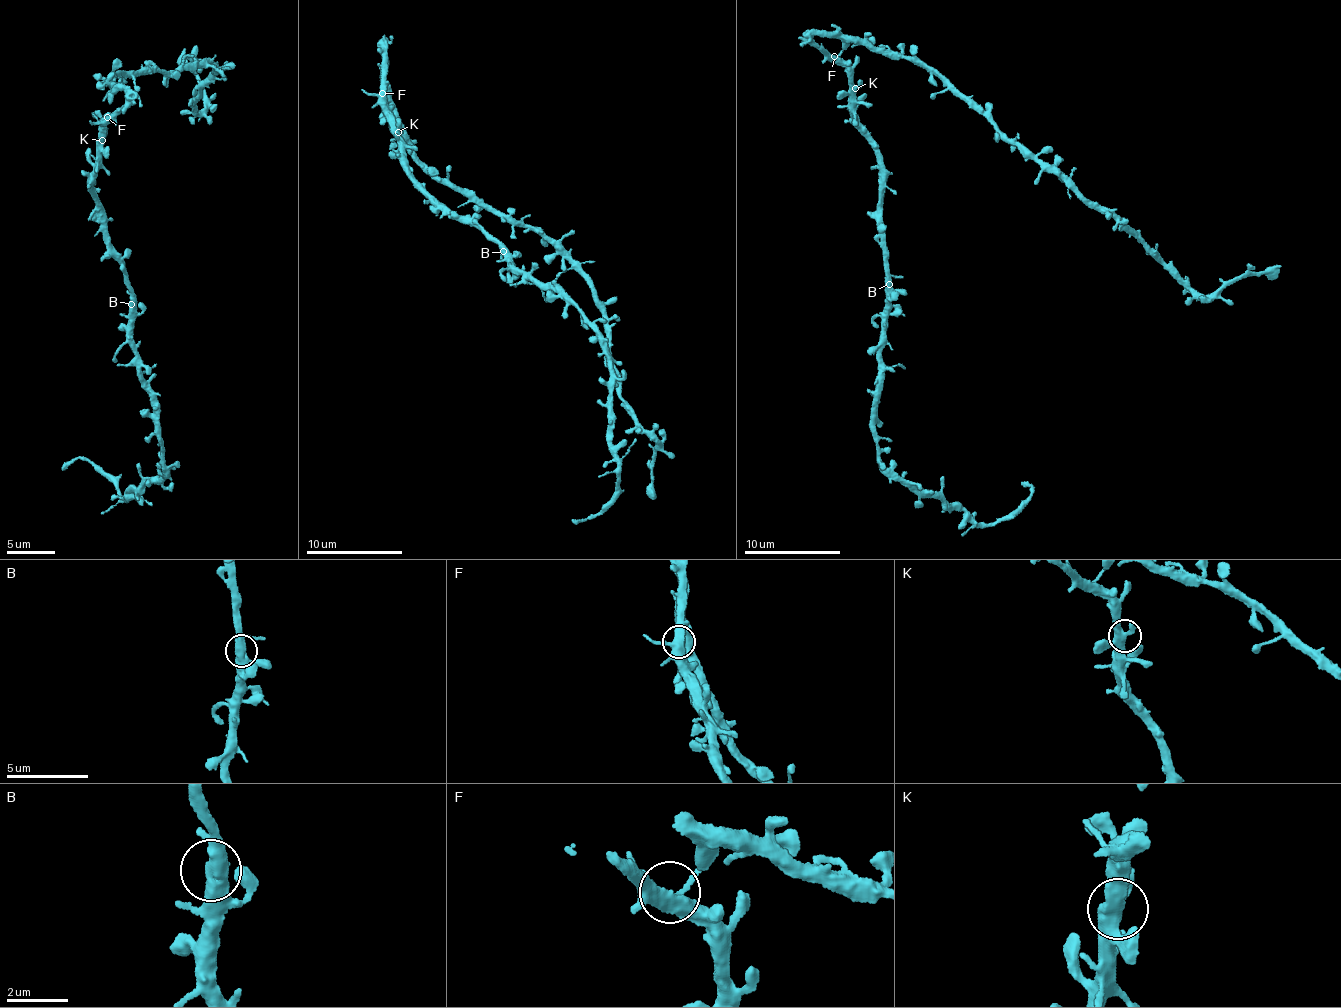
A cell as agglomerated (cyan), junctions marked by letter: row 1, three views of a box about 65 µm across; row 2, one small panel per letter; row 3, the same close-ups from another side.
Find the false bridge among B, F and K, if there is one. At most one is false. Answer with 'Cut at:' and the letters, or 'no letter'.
Cut at: no letter

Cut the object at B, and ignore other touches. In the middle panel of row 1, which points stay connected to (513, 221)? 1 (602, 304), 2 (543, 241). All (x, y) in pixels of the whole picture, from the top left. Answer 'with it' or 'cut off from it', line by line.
1: with it
2: with it

